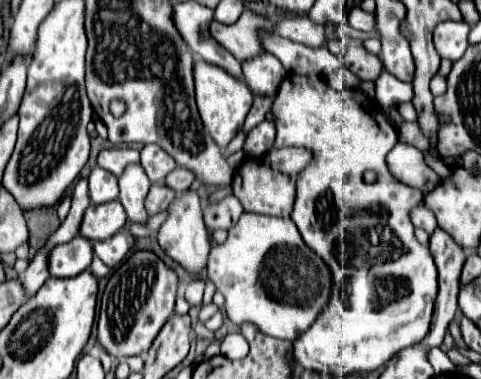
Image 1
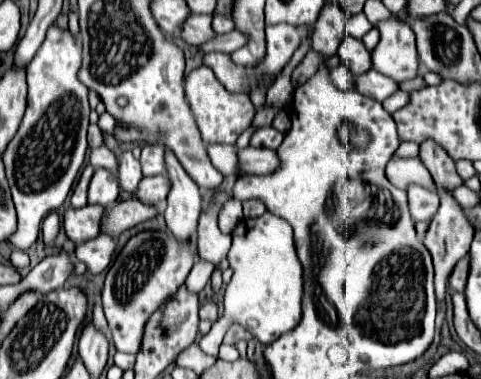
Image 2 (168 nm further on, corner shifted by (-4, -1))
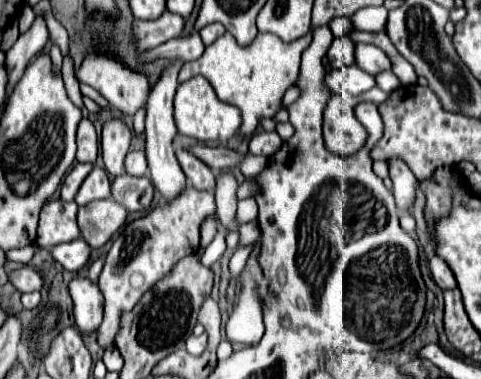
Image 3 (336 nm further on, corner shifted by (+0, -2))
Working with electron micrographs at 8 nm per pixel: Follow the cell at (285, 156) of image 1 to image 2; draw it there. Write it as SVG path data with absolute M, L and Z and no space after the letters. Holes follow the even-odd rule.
M245 147L239 153L239 171L255 175L271 175L281 167L279 155L273 149L253 149Z

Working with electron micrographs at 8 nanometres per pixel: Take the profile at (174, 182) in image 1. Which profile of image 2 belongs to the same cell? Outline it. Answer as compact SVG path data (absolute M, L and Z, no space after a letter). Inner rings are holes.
M167 175L145 177L143 183L139 185L139 191L135 193L135 197L149 203L149 205L157 205L167 199L169 189L171 189L171 179Z

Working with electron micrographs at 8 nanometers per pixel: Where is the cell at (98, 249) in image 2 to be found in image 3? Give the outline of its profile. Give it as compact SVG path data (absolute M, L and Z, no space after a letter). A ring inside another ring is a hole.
M77 238L73 242L67 242L67 244L57 244L49 250L49 254L53 256L55 262L59 262L65 270L69 272L75 272L75 270L81 270L87 260L89 260L89 254L91 254L91 248L87 248L87 242L83 238Z

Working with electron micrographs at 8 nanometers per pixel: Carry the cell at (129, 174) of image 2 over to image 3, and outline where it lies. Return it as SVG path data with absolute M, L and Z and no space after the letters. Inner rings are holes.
M113 118L103 122L101 130L101 156L105 162L105 168L111 176L121 176L123 172L123 160L129 152L131 144L131 130L121 118Z

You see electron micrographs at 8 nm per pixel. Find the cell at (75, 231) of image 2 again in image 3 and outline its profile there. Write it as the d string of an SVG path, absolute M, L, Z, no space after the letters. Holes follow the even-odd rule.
M61 198L47 200L39 212L37 244L51 250L55 244L79 238L79 228L75 224L77 208L75 202L65 202Z

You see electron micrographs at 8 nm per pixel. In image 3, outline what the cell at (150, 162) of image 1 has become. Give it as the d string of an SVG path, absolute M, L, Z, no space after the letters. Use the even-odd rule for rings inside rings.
M129 152L125 156L125 172L131 176L145 176L147 172L145 152Z

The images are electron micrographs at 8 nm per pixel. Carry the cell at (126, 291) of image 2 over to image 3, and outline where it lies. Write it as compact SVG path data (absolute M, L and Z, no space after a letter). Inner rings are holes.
M187 184L187 188L175 200L153 208L147 216L137 218L123 228L107 252L105 266L99 276L99 288L105 298L103 322L97 328L99 346L113 346L121 312L131 310L141 300L143 292L147 292L151 284L159 282L159 278L163 278L175 266L175 262L187 254L187 250L195 252L199 248L199 226L211 214L215 214L213 192L199 192Z

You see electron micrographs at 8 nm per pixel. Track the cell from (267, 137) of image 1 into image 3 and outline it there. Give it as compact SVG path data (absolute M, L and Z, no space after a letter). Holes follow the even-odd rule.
M257 132L251 140L249 140L249 152L251 154L261 154L265 158L271 158L279 148L281 148L281 138L277 132Z

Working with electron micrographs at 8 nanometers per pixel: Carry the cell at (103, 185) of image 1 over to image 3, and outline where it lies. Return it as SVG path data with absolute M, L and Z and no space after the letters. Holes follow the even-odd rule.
M95 166L91 170L91 174L83 180L77 196L75 196L75 202L79 206L83 204L89 204L93 200L103 200L103 198L109 198L111 194L111 182L109 182L109 176L103 168Z

